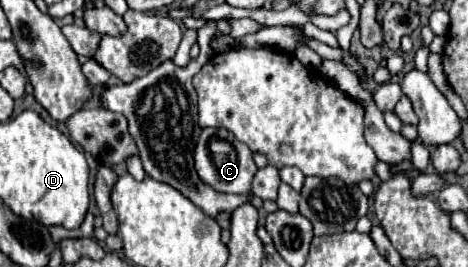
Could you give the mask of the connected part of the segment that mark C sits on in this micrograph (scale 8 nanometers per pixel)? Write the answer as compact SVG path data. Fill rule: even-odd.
M203 129L197 147L195 147L195 171L199 179L211 185L219 193L249 193L253 175L257 173L257 165L253 161L251 149L235 139L229 131L223 129ZM229 149L229 151L225 151Z

